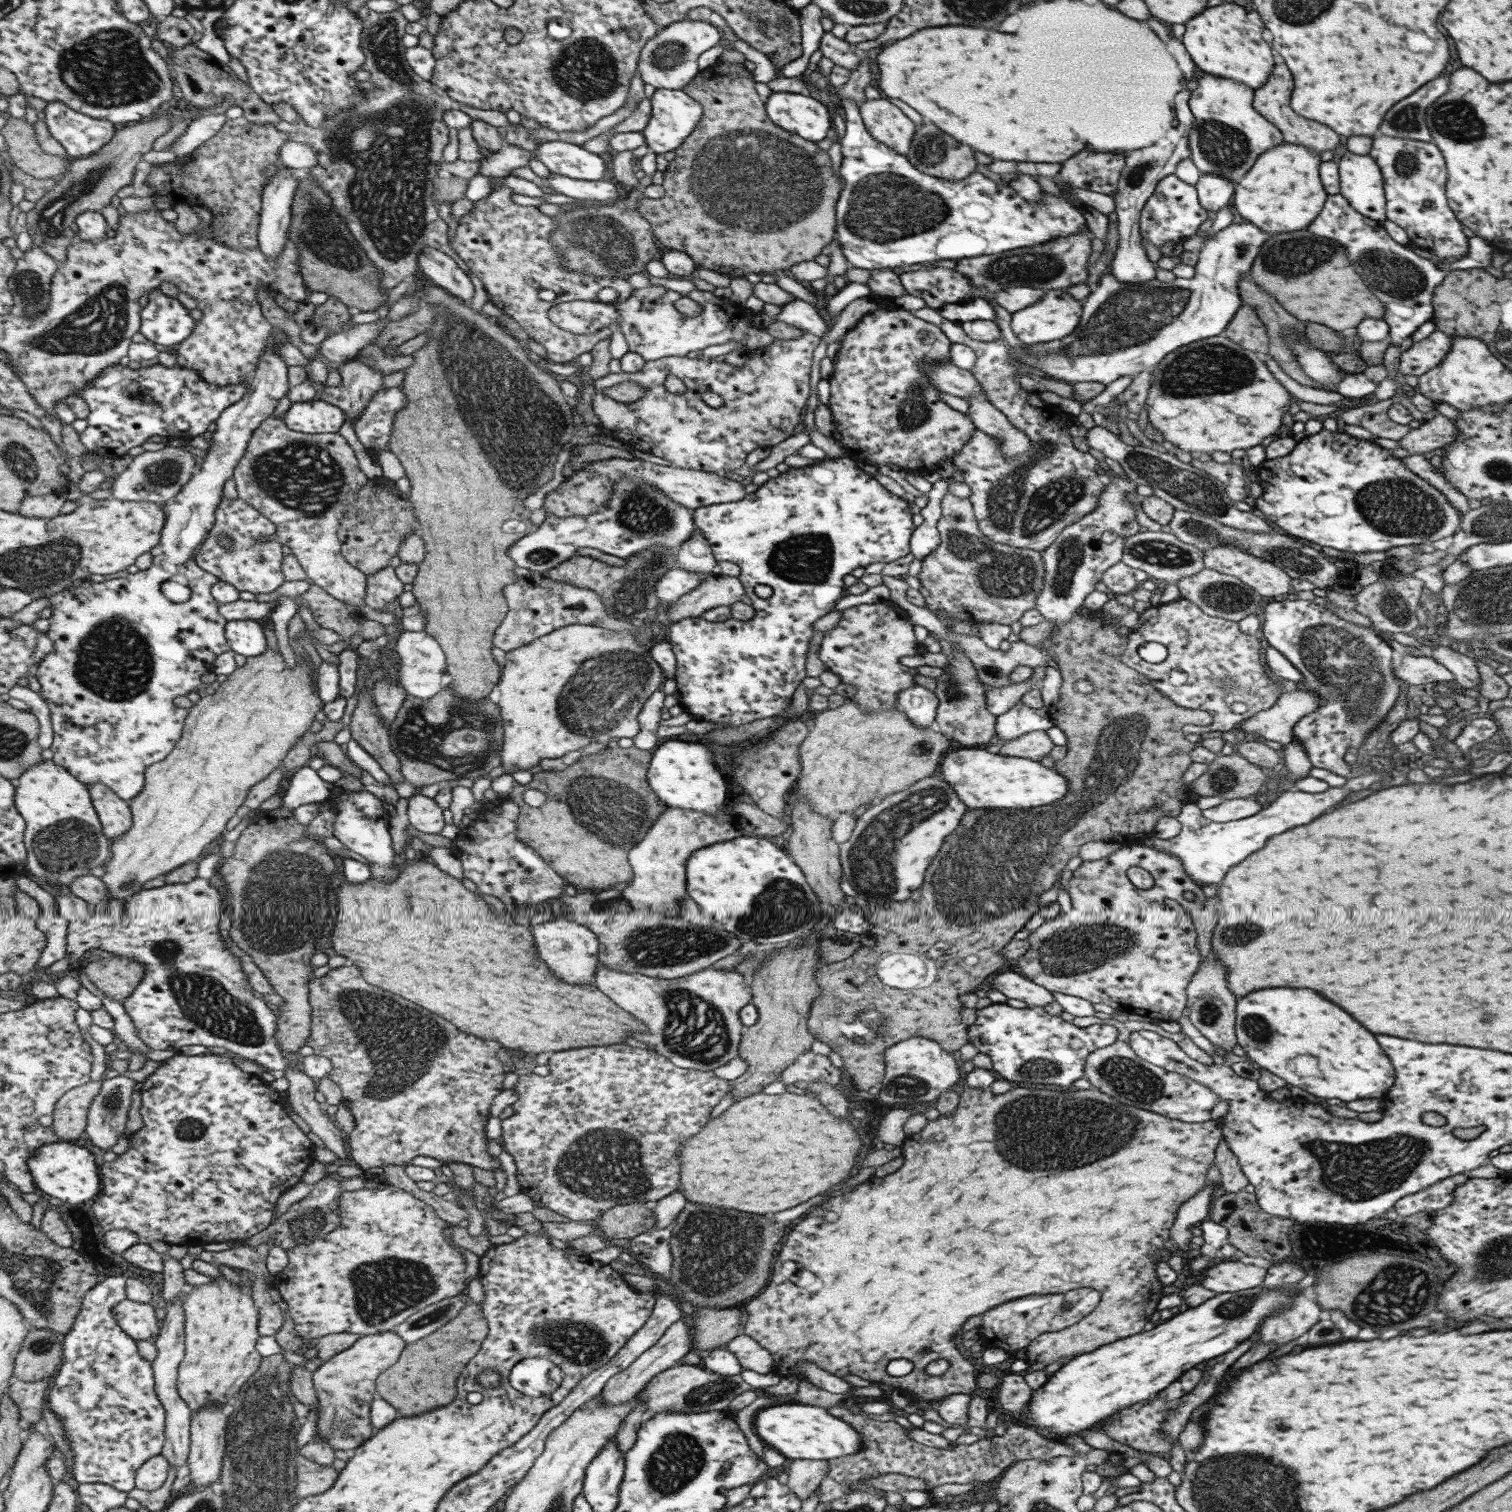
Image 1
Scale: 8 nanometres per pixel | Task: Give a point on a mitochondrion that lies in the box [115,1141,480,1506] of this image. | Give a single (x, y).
(383, 1289)

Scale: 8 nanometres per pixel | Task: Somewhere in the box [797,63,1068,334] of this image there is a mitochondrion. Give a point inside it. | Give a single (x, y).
(883, 207)

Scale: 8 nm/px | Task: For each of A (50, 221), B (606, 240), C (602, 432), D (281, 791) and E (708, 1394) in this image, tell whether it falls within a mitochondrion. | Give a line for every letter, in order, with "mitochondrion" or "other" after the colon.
A: mitochondrion
B: mitochondrion
C: other
D: other
E: mitochondrion

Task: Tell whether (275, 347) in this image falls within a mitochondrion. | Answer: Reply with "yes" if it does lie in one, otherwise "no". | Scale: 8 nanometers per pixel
no

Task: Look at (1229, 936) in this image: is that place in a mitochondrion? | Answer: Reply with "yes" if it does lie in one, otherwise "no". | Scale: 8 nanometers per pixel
yes

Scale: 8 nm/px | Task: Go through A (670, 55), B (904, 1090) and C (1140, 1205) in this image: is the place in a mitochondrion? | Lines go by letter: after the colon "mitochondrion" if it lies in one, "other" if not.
A: mitochondrion
B: mitochondrion
C: other

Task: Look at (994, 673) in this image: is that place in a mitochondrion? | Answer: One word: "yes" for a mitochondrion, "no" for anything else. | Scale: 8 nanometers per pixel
yes

